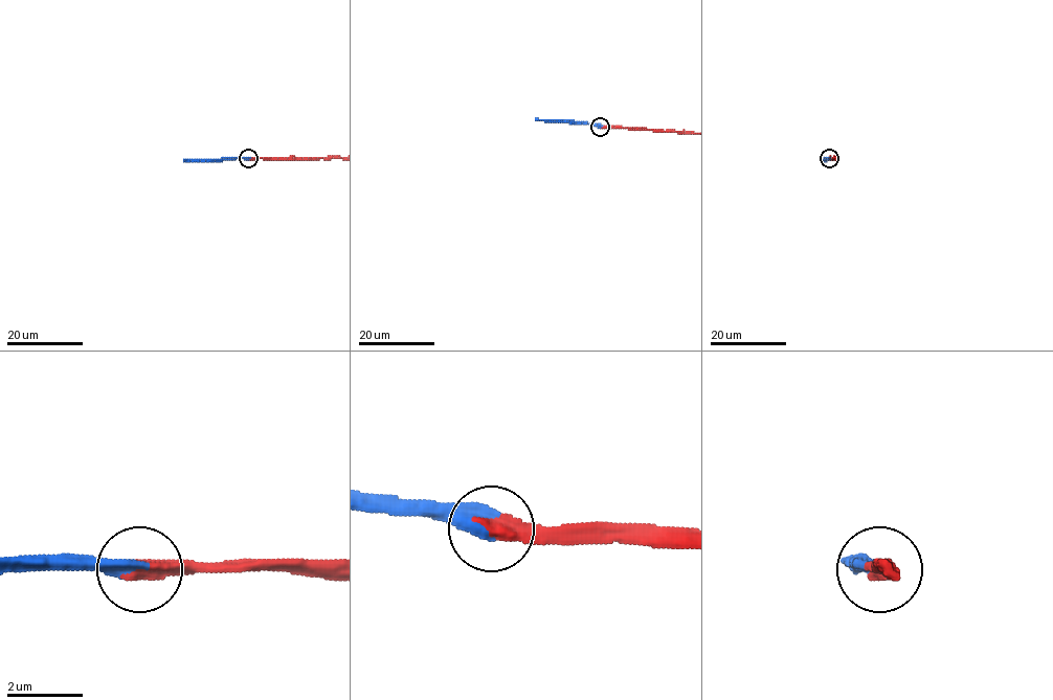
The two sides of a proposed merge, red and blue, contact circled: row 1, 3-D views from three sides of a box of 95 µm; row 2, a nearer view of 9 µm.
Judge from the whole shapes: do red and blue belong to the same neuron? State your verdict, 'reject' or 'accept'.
accept

